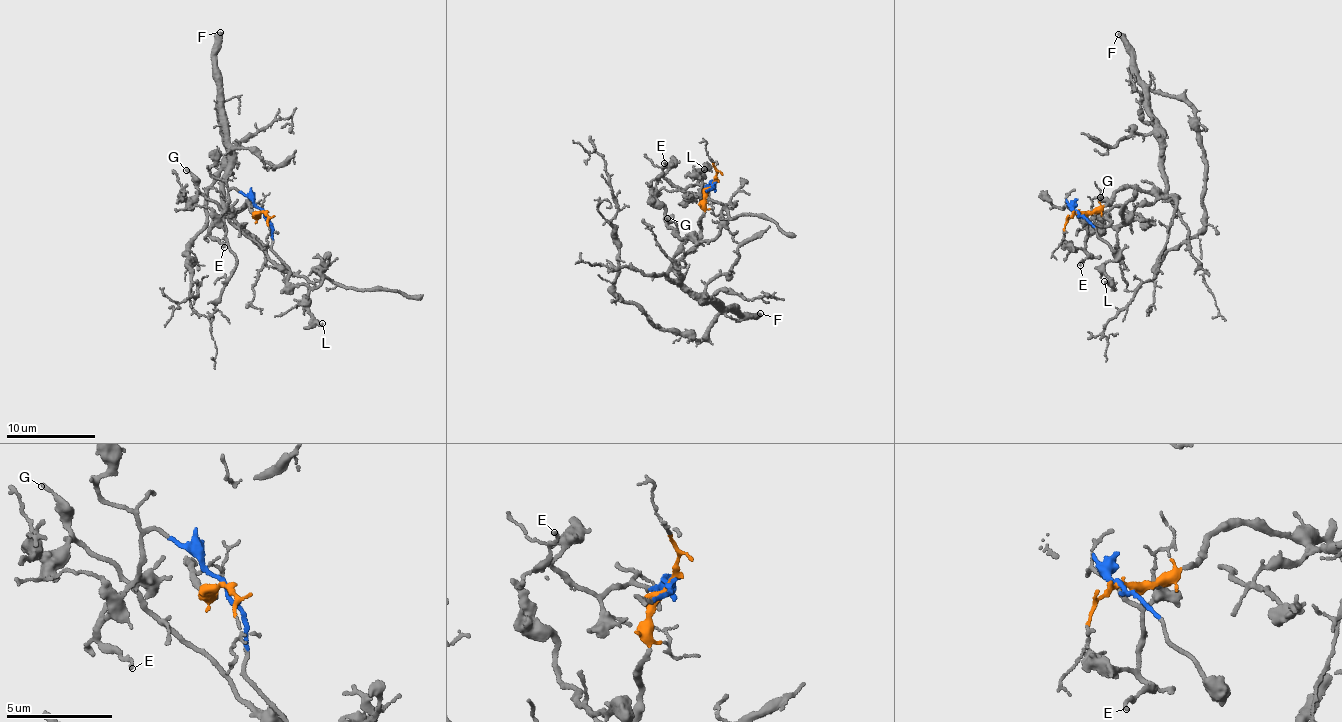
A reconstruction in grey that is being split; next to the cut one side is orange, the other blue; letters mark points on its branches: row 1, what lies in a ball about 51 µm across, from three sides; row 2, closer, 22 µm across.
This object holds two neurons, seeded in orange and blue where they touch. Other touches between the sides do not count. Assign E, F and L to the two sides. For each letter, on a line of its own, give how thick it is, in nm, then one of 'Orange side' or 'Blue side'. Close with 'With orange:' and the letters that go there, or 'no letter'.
E: Thickness 150 nm. Blue side
F: Thickness 480 nm. Orange side
L: Thickness 150 nm. Blue side
With orange: F

